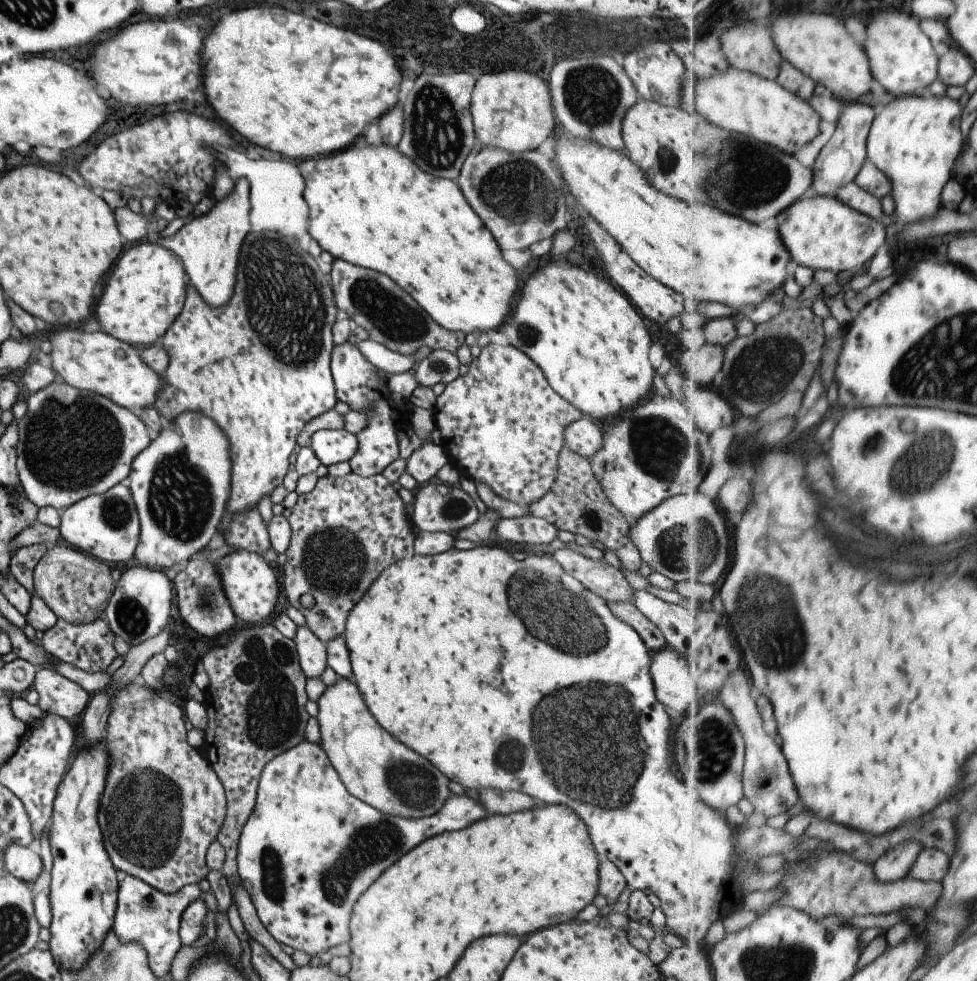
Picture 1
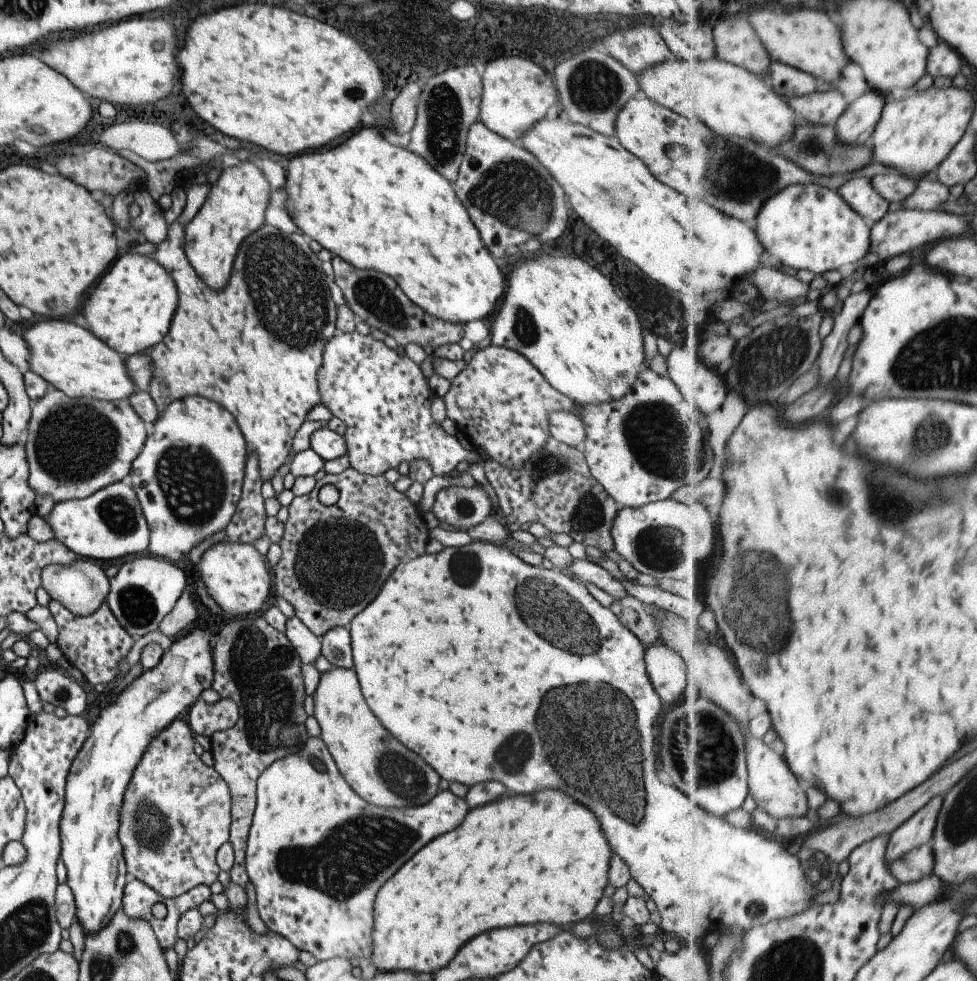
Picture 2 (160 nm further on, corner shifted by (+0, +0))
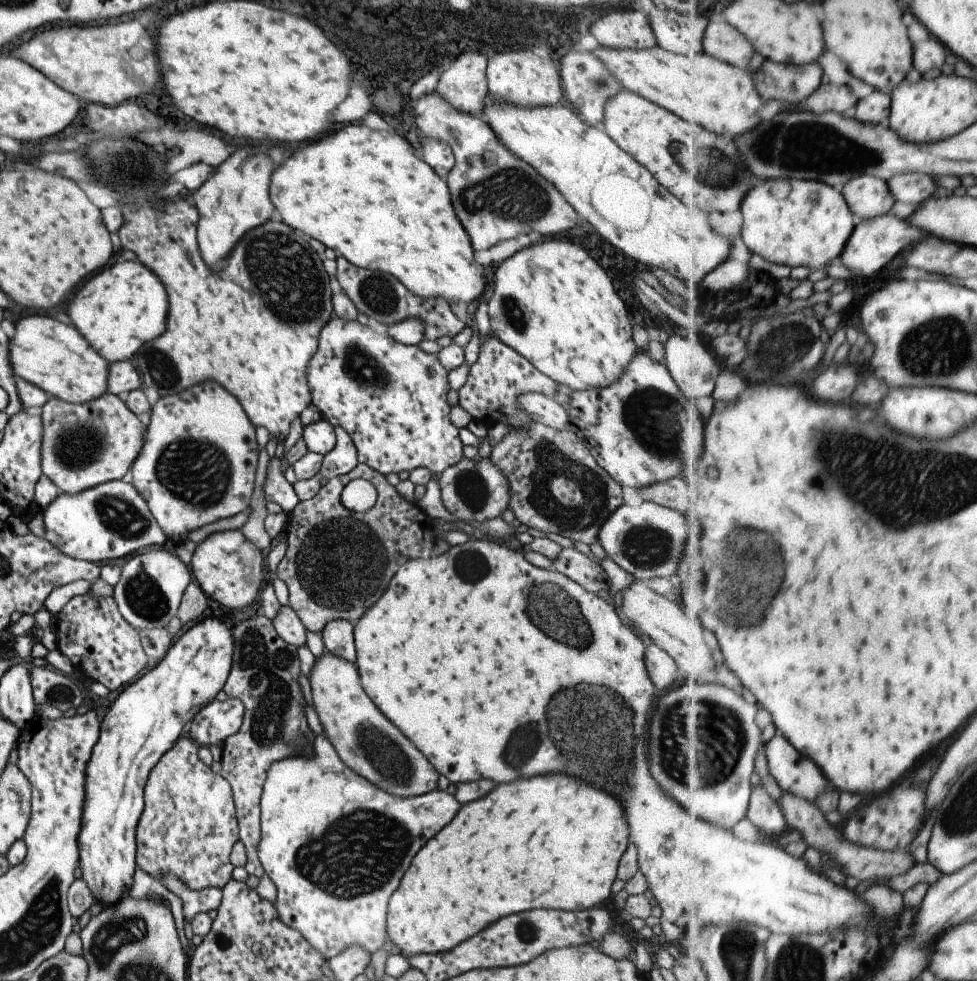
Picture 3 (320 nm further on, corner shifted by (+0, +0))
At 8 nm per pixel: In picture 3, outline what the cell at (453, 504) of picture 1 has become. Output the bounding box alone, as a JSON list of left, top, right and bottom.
[437,457,509,522]

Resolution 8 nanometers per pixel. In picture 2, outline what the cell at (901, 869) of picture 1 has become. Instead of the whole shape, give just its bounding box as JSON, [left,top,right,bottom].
[886,796,943,864]

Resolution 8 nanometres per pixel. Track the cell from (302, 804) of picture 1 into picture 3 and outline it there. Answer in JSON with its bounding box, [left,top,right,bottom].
[257,734,459,961]

